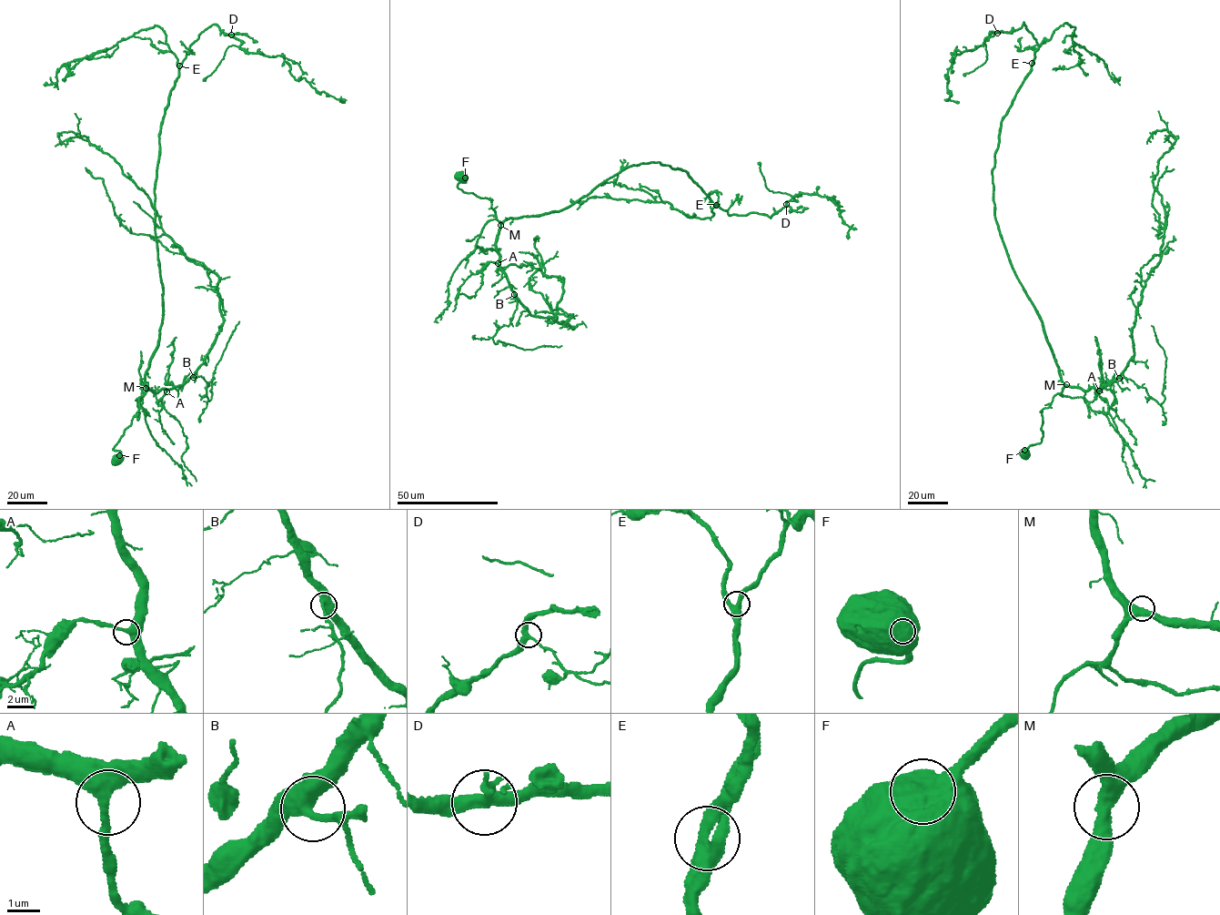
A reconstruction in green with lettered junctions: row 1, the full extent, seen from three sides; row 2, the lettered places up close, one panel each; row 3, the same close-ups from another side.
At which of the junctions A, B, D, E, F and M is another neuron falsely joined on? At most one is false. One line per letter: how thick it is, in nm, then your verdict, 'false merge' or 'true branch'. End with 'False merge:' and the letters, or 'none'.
A: 500 nm | true branch
B: 400 nm | true branch
D: 320 nm | true branch
E: 380 nm | true branch
F: 1500 nm | true branch
M: 500 nm | true branch
False merge: none

